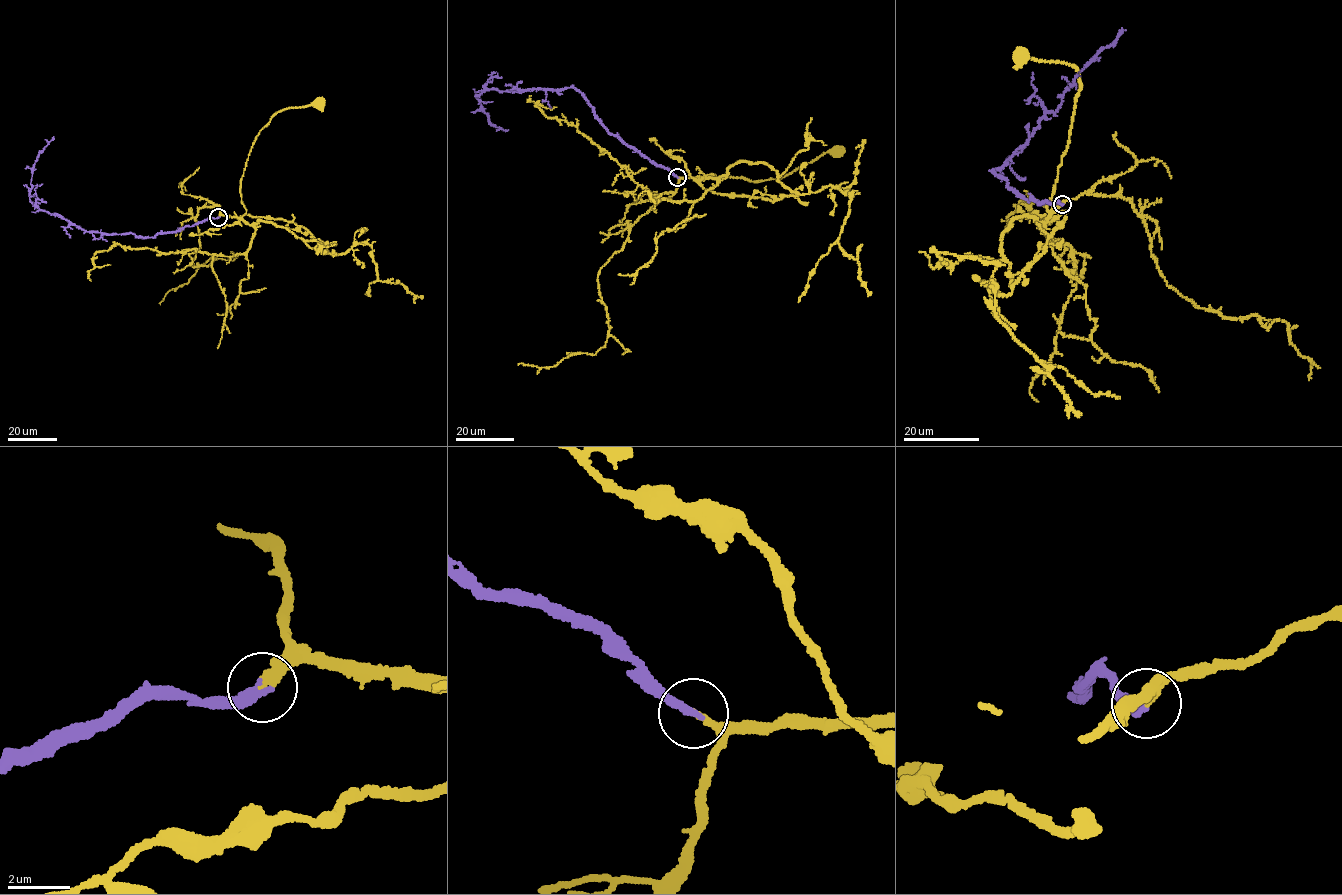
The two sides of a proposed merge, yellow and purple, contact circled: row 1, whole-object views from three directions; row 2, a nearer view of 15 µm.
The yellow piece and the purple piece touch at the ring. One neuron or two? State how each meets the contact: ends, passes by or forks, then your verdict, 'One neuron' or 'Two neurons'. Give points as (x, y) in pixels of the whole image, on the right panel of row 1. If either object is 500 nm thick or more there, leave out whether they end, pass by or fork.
At the ring yellow ends. At the ring purple ends. One neuron

